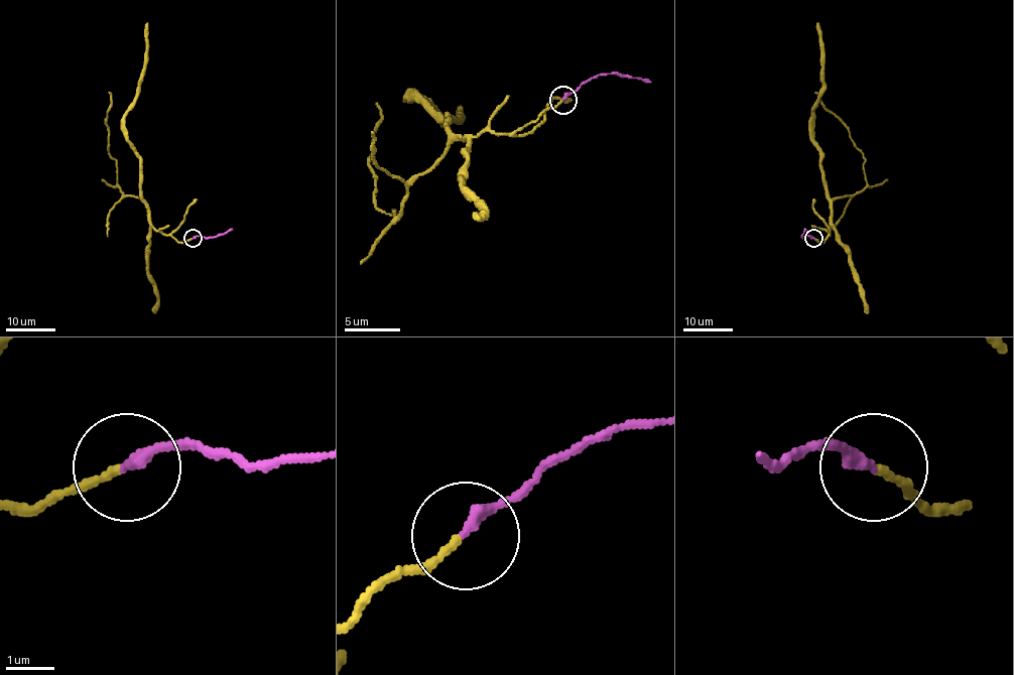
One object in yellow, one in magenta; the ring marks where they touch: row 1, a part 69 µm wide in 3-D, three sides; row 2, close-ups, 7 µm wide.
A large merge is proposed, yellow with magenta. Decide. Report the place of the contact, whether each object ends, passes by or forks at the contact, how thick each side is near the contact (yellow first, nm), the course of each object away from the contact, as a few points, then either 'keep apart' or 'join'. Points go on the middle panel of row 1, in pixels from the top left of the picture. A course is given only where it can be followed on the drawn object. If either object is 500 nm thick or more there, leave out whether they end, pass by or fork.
place (563, 100); yellow ends; magenta ends; calibres 160 and 260 nm; course yellow (561, 99), (511, 132), (483, 130), (464, 138), (411, 94), (438, 119), (456, 119), (461, 110); course magenta (563, 99), (600, 74), (622, 74), (650, 83); join

